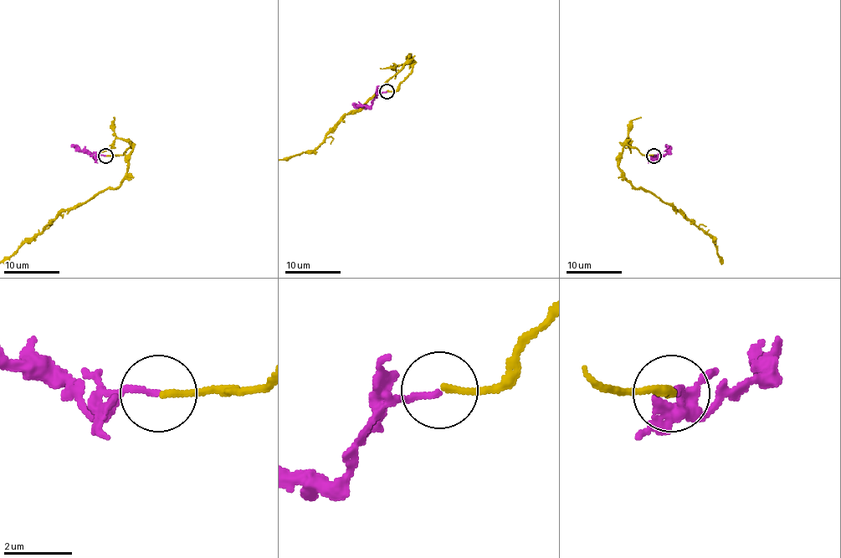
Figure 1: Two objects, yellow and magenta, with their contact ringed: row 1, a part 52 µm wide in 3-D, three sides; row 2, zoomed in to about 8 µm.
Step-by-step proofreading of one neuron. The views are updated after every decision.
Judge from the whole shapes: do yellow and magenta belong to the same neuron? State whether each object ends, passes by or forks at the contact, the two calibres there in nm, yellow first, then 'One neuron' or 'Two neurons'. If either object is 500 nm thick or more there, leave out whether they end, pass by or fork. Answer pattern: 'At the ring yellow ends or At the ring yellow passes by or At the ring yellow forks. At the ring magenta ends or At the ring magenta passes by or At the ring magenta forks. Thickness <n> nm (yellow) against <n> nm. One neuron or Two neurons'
At the ring yellow ends. At the ring magenta ends. Thickness 180 nm (yellow) against 170 nm. One neuron

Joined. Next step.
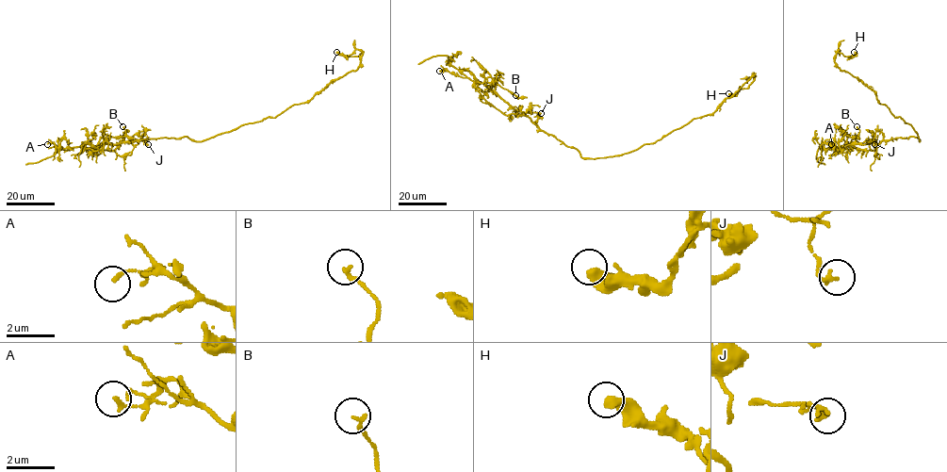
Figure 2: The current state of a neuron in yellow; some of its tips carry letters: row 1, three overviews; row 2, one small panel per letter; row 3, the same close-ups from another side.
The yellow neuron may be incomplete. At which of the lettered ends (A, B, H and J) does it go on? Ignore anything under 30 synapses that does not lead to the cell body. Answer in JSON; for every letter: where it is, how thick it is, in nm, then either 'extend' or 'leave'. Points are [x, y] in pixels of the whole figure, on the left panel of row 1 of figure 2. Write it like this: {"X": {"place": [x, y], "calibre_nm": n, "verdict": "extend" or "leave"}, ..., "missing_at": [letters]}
{"A": {"place": [47, 144], "calibre_nm": 170, "verdict": "leave"}, "B": {"place": [122, 126], "calibre_nm": 170, "verdict": "leave"}, "H": {"place": [336, 52], "calibre_nm": 360, "verdict": "leave"}, "J": {"place": [148, 144], "calibre_nm": 170, "verdict": "leave"}, "missing_at": []}

